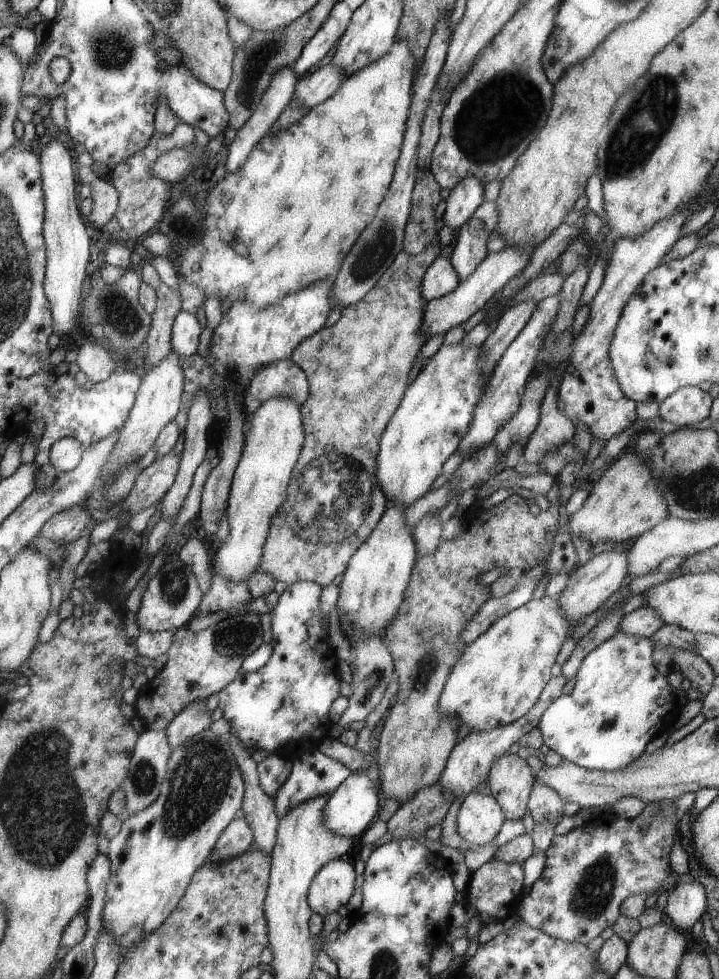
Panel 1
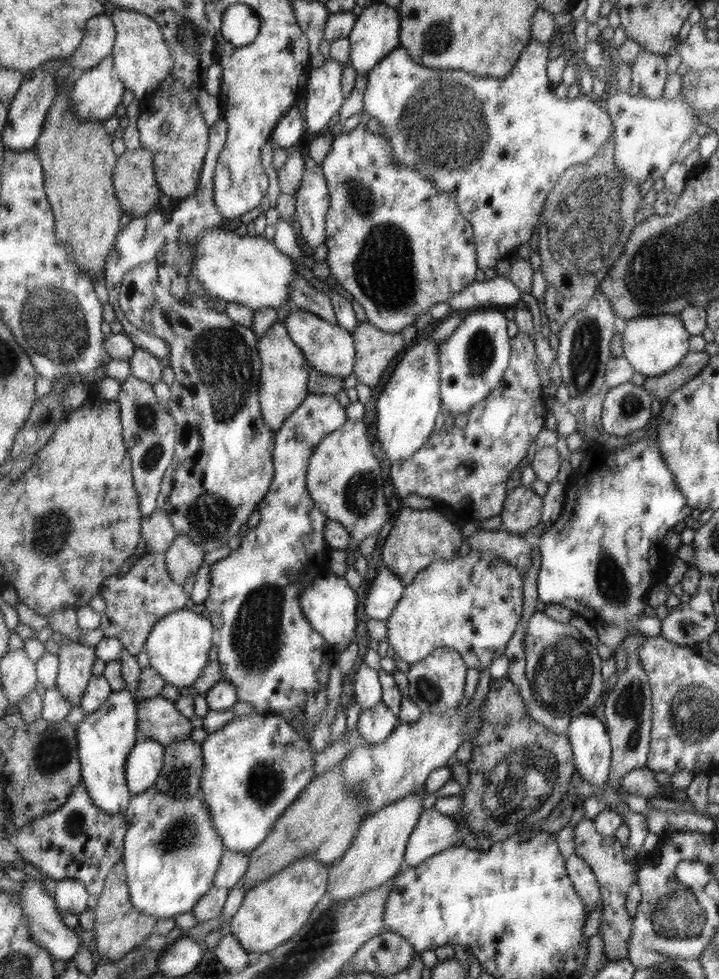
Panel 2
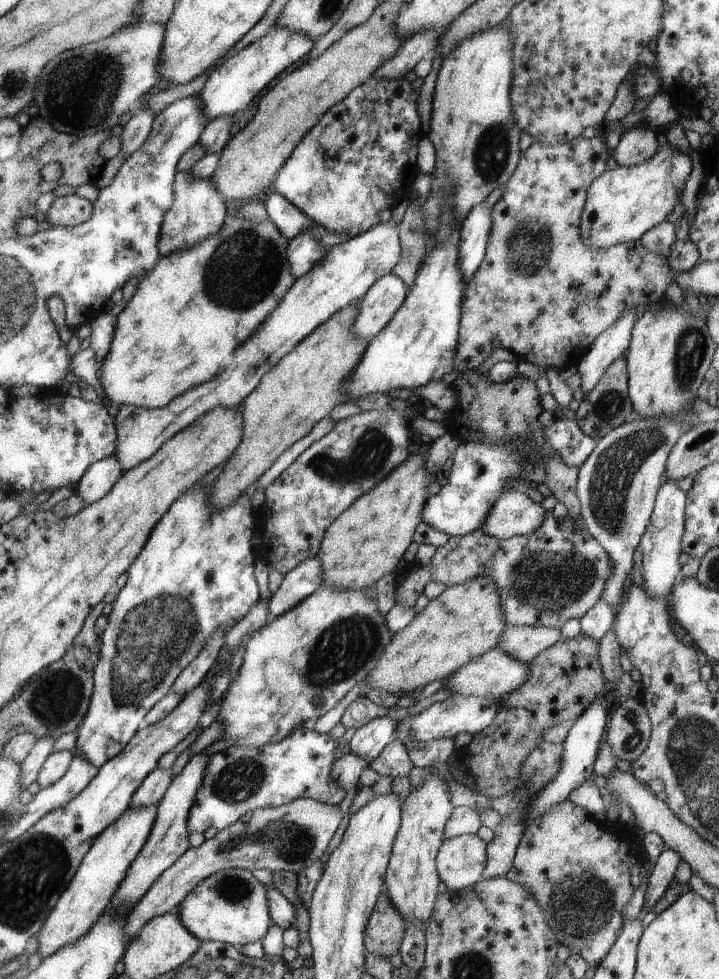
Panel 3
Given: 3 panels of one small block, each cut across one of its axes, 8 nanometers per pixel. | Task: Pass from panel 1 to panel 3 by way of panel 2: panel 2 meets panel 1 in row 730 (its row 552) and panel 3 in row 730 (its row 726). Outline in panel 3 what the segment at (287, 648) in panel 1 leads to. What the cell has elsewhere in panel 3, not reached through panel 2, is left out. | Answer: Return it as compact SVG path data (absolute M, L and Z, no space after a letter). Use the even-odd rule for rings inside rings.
M300 726L284 740L261 749L230 746L213 754L207 762L202 784L189 808L189 833L204 833L207 828L221 831L248 812L277 807L297 798L311 798L329 805L339 805L346 796L332 772L336 766L336 742L327 734Z

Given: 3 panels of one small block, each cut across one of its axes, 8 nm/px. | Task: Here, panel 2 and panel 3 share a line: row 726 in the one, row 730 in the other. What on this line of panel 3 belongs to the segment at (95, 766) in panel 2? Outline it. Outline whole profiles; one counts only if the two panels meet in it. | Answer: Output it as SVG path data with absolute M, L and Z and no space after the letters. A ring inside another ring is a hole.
M196 484L194 488L186 491L169 508L168 514L153 528L153 532L149 536L144 550L137 556L136 562L129 567L127 582L114 599L113 611L107 616L107 628L103 631L102 636L100 636L100 657L93 668L92 698L90 699L84 722L75 730L77 734L76 750L73 752L75 757L83 758L99 769L103 764L108 763L110 759L120 755L124 748L128 746L129 740L137 734L138 723L142 718L145 718L149 710L156 703L169 694L177 680L177 676L202 652L209 636L218 629L224 632L228 631L230 627L233 627L240 619L244 618L256 602L260 600L258 584L256 584L256 578L254 578L254 554L252 554L252 544L250 544L250 538L254 534L254 520L252 520L252 512L250 512L250 503L246 500L246 494L243 493L238 497L238 500L234 501L232 506L221 511L214 511L212 504L210 504L209 488L200 489Z

